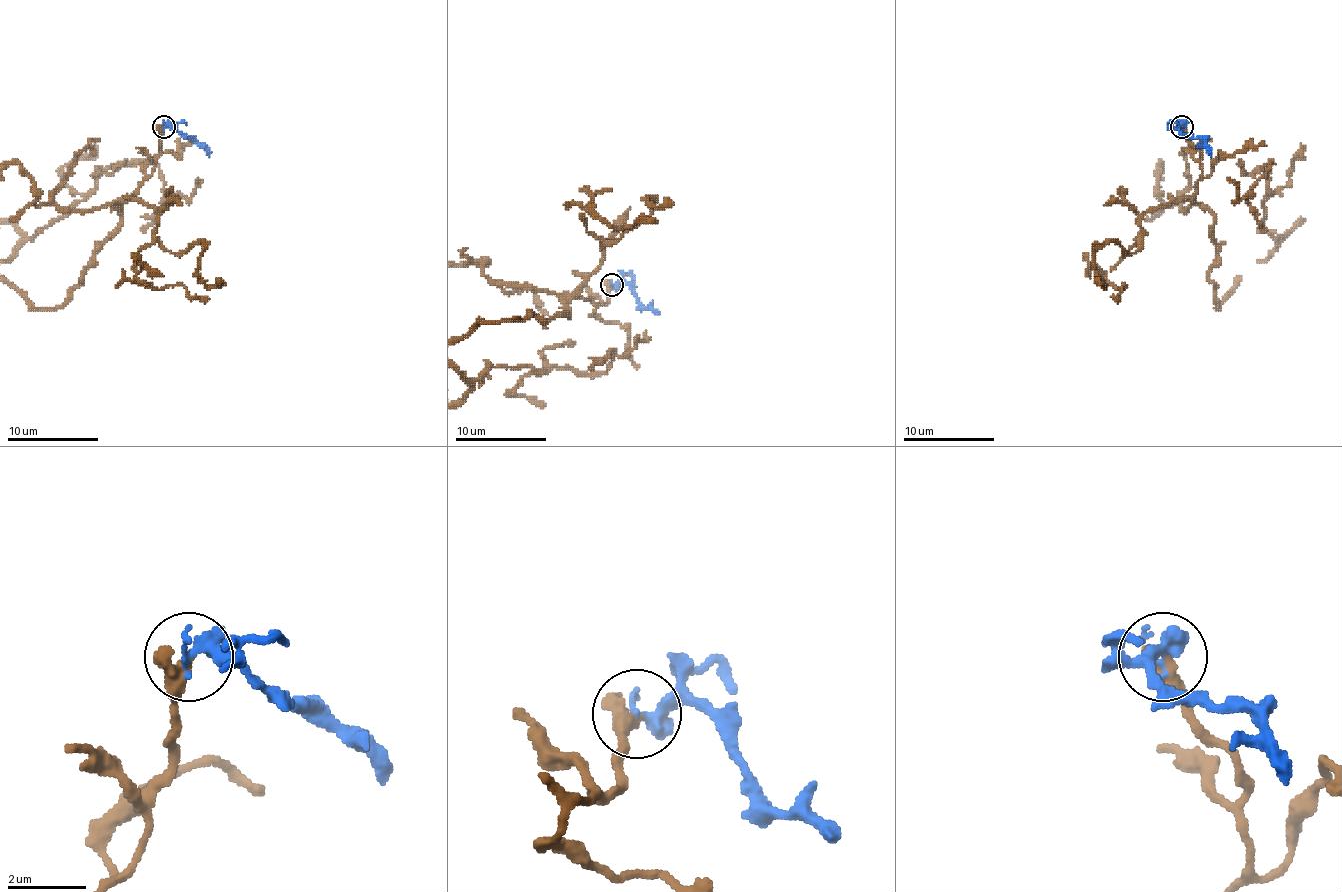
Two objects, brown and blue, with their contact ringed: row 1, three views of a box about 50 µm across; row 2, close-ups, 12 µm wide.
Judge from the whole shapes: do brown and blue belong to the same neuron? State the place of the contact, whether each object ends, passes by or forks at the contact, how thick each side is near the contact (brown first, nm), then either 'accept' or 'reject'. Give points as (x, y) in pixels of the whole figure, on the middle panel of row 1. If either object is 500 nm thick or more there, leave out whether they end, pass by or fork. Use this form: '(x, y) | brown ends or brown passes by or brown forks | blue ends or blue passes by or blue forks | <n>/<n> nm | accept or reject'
(612, 285) | brown passes by | blue ends | 280/420 nm | accept

